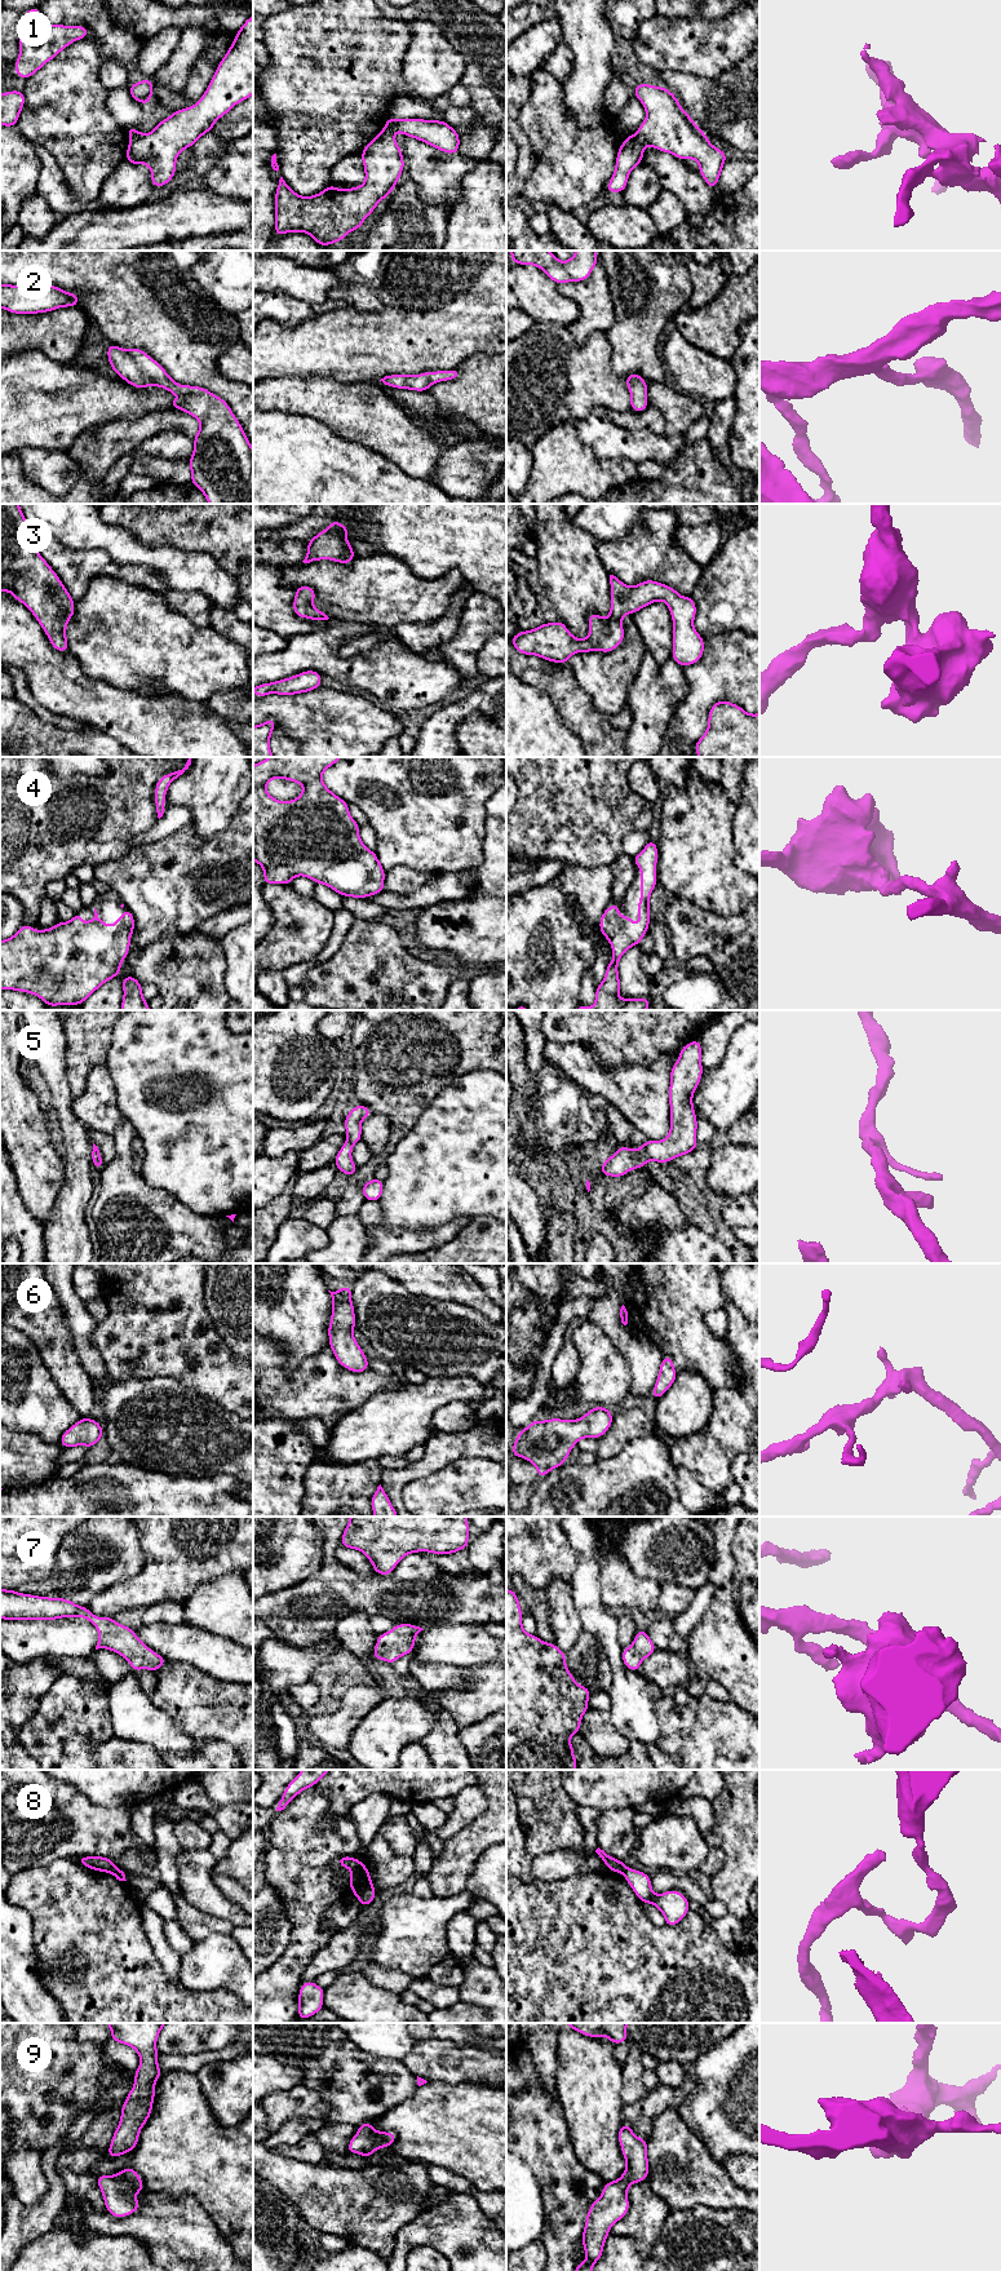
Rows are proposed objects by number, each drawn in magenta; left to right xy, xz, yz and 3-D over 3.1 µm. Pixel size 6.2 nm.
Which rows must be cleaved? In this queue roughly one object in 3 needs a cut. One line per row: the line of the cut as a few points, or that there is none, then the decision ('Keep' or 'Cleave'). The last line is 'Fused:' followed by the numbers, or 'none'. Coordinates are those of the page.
1: Split along yz (636, 134), (646, 144). Cleave
2: No split. Keep
3: No split. Keep
4: No split. Keep
5: No split. Keep
6: No split. Keep
7: No split. Keep
8: Split along xz (372, 1885), (358, 1897). Cleave
9: No split. Keep
Fused: 1, 8

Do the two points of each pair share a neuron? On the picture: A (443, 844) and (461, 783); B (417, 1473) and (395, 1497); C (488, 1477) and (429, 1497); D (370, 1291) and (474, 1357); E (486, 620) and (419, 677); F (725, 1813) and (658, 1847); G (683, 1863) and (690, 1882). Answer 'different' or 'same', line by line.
A: same
B: same
C: same
D: same
E: different
F: different
G: different

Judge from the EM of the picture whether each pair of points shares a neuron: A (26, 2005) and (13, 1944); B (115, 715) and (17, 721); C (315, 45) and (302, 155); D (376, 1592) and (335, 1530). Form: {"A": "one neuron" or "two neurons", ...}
{"A": "one neuron", "B": "two neurons", "C": "one neuron", "D": "one neuron"}

